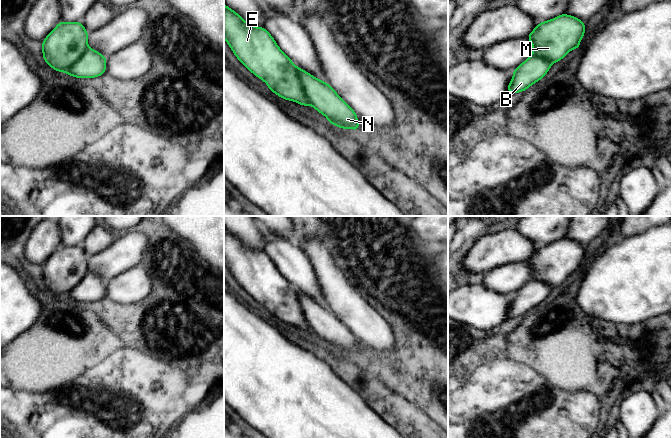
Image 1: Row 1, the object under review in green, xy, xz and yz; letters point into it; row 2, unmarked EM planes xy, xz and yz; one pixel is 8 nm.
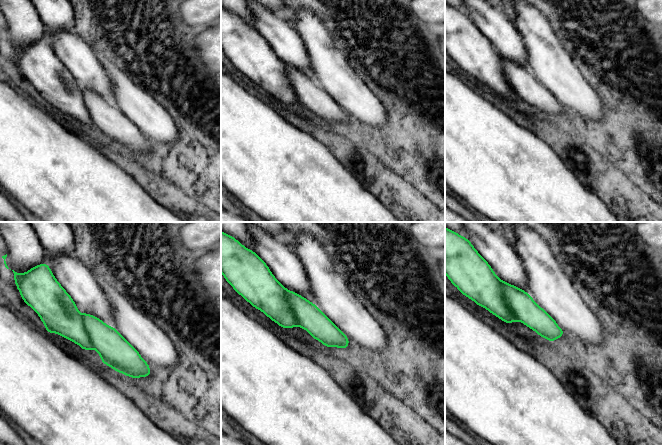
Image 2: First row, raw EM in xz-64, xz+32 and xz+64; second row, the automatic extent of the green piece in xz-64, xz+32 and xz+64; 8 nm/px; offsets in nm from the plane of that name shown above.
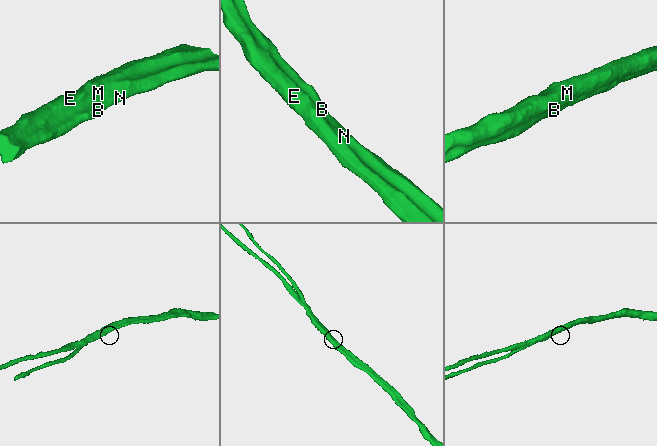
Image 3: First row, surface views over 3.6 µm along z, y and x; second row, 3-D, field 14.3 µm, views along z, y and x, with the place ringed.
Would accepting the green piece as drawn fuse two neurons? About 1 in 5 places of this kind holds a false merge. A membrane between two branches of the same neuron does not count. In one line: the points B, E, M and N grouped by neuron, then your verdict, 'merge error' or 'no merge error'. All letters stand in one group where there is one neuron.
B N / E M; merge error

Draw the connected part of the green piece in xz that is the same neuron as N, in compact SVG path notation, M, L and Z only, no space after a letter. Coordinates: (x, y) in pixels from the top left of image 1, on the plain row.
M297 291L303 314L313 333L324 339L330 348L342 353L353 353L355 356L360 350L355 335L337 318L337 316L326 306L312 300L302 292Z

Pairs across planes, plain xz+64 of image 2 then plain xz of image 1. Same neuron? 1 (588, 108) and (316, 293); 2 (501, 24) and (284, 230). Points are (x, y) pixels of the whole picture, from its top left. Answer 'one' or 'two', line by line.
1: two
2: two

